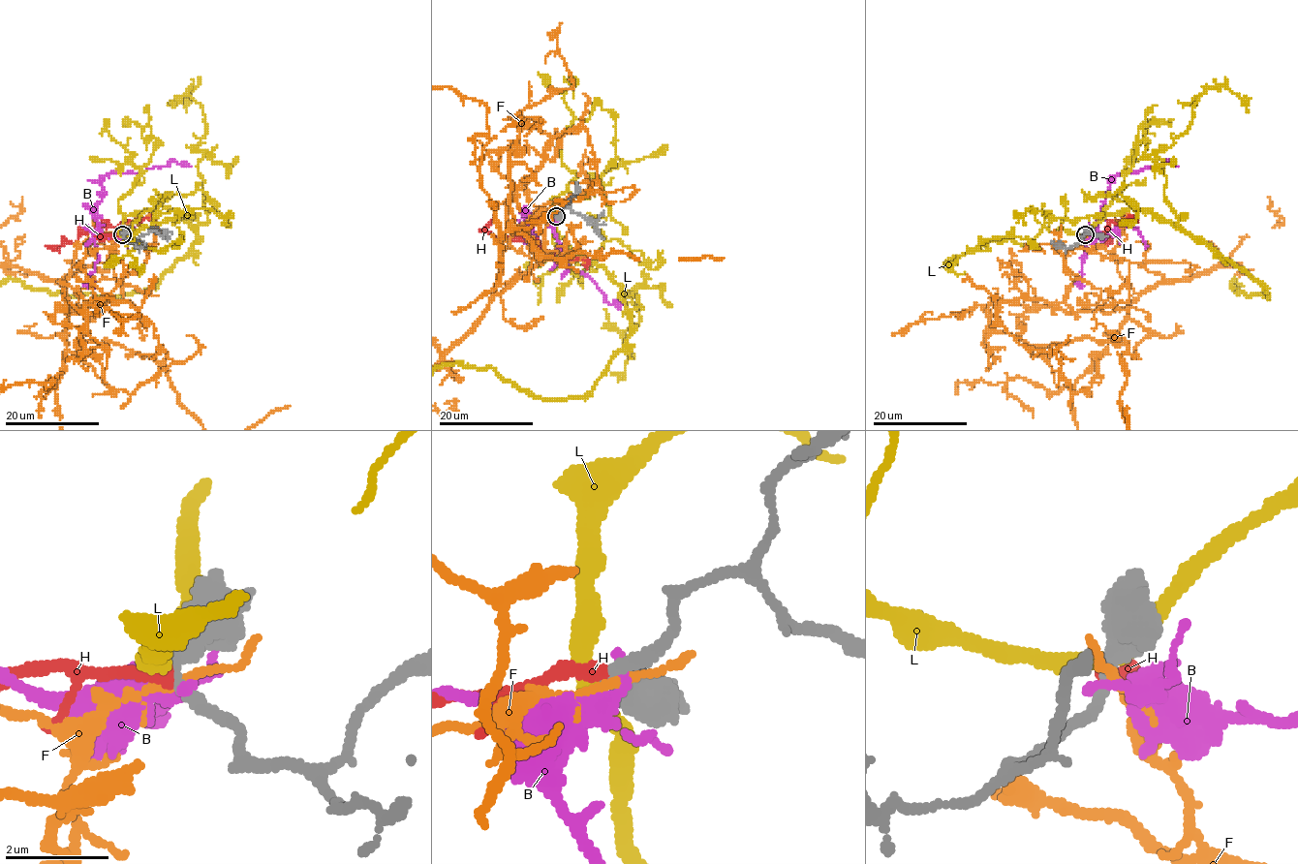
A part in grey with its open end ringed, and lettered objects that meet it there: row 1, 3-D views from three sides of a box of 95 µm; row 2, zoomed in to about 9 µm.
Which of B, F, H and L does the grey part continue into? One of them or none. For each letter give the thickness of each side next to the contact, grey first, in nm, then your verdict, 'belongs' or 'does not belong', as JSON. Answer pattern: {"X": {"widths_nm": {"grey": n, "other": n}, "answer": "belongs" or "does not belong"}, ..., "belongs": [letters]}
{"B": {"widths_nm": {"grey": 240, "other": 200}, "answer": "does not belong"}, "F": {"widths_nm": {"grey": 300, "other": 140}, "answer": "does not belong"}, "H": {"widths_nm": {"grey": 360, "other": 320}, "answer": "belongs"}, "L": {"widths_nm": {"grey": 550, "other": 320}, "answer": "does not belong"}, "belongs": ["H"]}

